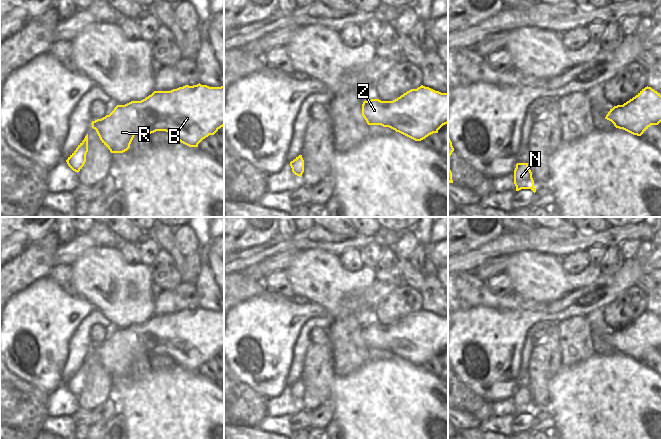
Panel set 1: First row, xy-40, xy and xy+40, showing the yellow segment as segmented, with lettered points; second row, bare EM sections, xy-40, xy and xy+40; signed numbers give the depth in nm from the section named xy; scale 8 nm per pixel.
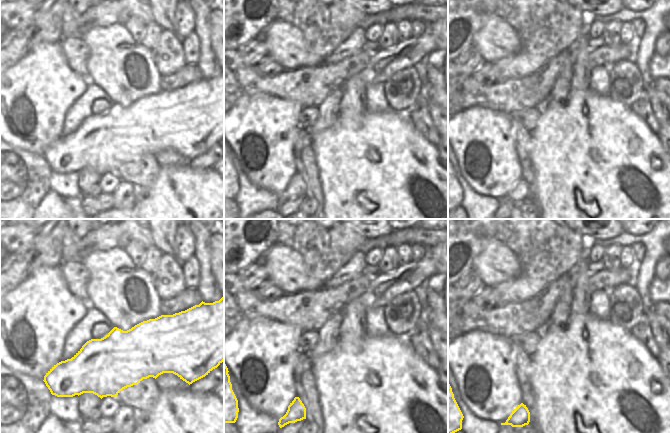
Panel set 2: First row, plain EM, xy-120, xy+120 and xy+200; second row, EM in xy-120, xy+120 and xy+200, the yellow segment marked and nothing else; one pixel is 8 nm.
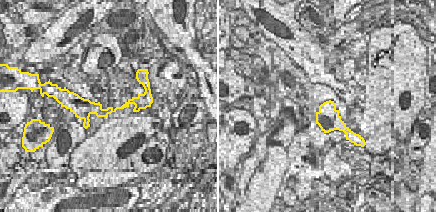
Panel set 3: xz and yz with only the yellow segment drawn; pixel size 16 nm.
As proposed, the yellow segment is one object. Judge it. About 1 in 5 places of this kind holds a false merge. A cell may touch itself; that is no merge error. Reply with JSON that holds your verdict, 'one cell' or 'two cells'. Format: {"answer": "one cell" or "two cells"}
{"answer": "one cell"}

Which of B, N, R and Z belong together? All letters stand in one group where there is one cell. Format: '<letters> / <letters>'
B N R Z

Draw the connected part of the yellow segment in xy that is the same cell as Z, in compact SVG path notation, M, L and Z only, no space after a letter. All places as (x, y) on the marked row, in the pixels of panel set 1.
M421 85L393 101L364 101L362 116L368 125L389 127L421 141L448 123L448 93Z

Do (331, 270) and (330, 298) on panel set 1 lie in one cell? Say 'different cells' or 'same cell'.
same cell

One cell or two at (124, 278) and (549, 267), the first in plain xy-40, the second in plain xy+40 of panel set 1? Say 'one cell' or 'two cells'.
one cell

